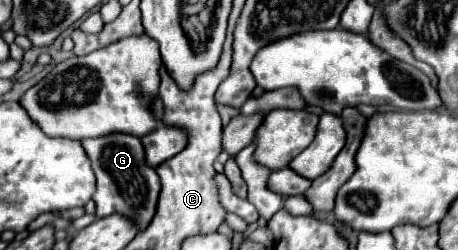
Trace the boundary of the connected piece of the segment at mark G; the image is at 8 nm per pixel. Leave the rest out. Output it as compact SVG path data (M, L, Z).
M105 135L99 139L83 139L81 143L87 157L91 159L91 167L97 177L97 191L93 195L97 217L107 217L113 213L125 215L135 223L137 233L141 233L155 215L155 191L159 191L159 175L153 167L147 167L143 159L141 139L133 135Z

